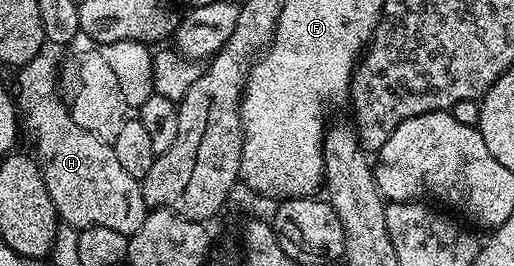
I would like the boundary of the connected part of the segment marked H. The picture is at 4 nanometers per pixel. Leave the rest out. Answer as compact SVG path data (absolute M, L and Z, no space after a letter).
M48 55L34 57L18 70L19 93L17 89L17 109L21 114L21 125L24 130L35 132L34 156L42 168L45 187L52 199L53 207L58 213L58 220L75 229L84 229L90 225L109 227L112 231L133 234L141 223L145 223L149 206L142 198L140 182L129 171L121 168L121 163L111 144L102 142L88 131L77 127L70 117L70 111L57 92L57 61Z

